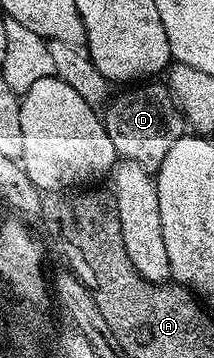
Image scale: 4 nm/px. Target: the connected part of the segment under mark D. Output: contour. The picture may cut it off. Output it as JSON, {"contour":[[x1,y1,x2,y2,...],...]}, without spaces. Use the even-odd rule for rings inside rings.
{"contour":[[148,81,143,85,132,85,116,100,103,108,104,128,114,141,114,149,120,159,138,161,142,169,153,173,160,170,162,161,166,161,166,153,170,153,170,145,178,141,186,133,186,120,180,106,172,98,171,91,160,81]]}

